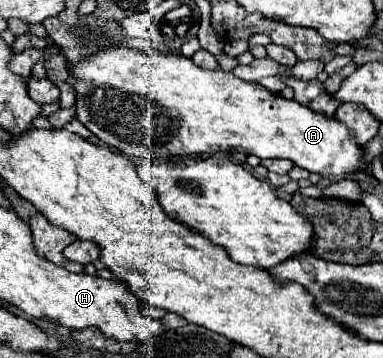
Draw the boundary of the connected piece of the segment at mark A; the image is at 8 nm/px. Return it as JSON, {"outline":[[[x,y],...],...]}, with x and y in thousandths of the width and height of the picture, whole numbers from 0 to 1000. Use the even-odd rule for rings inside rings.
{"outline":[[[337,131],[253,142],[211,182],[185,187],[191,243],[201,254],[201,332],[269,399],[311,416],[326,433],[368,444],[431,444],[446,433],[520,433],[567,422],[624,422],[640,433],[671,433],[676,444],[755,444],[775,466],[791,466],[838,494],[896,494],[922,478],[948,478],[953,433],[922,372],[880,338],[786,293],[765,277],[744,277],[728,260],[708,260],[676,232],[650,232],[608,204],[561,193],[540,198],[514,187],[483,154],[358,142]]]}

